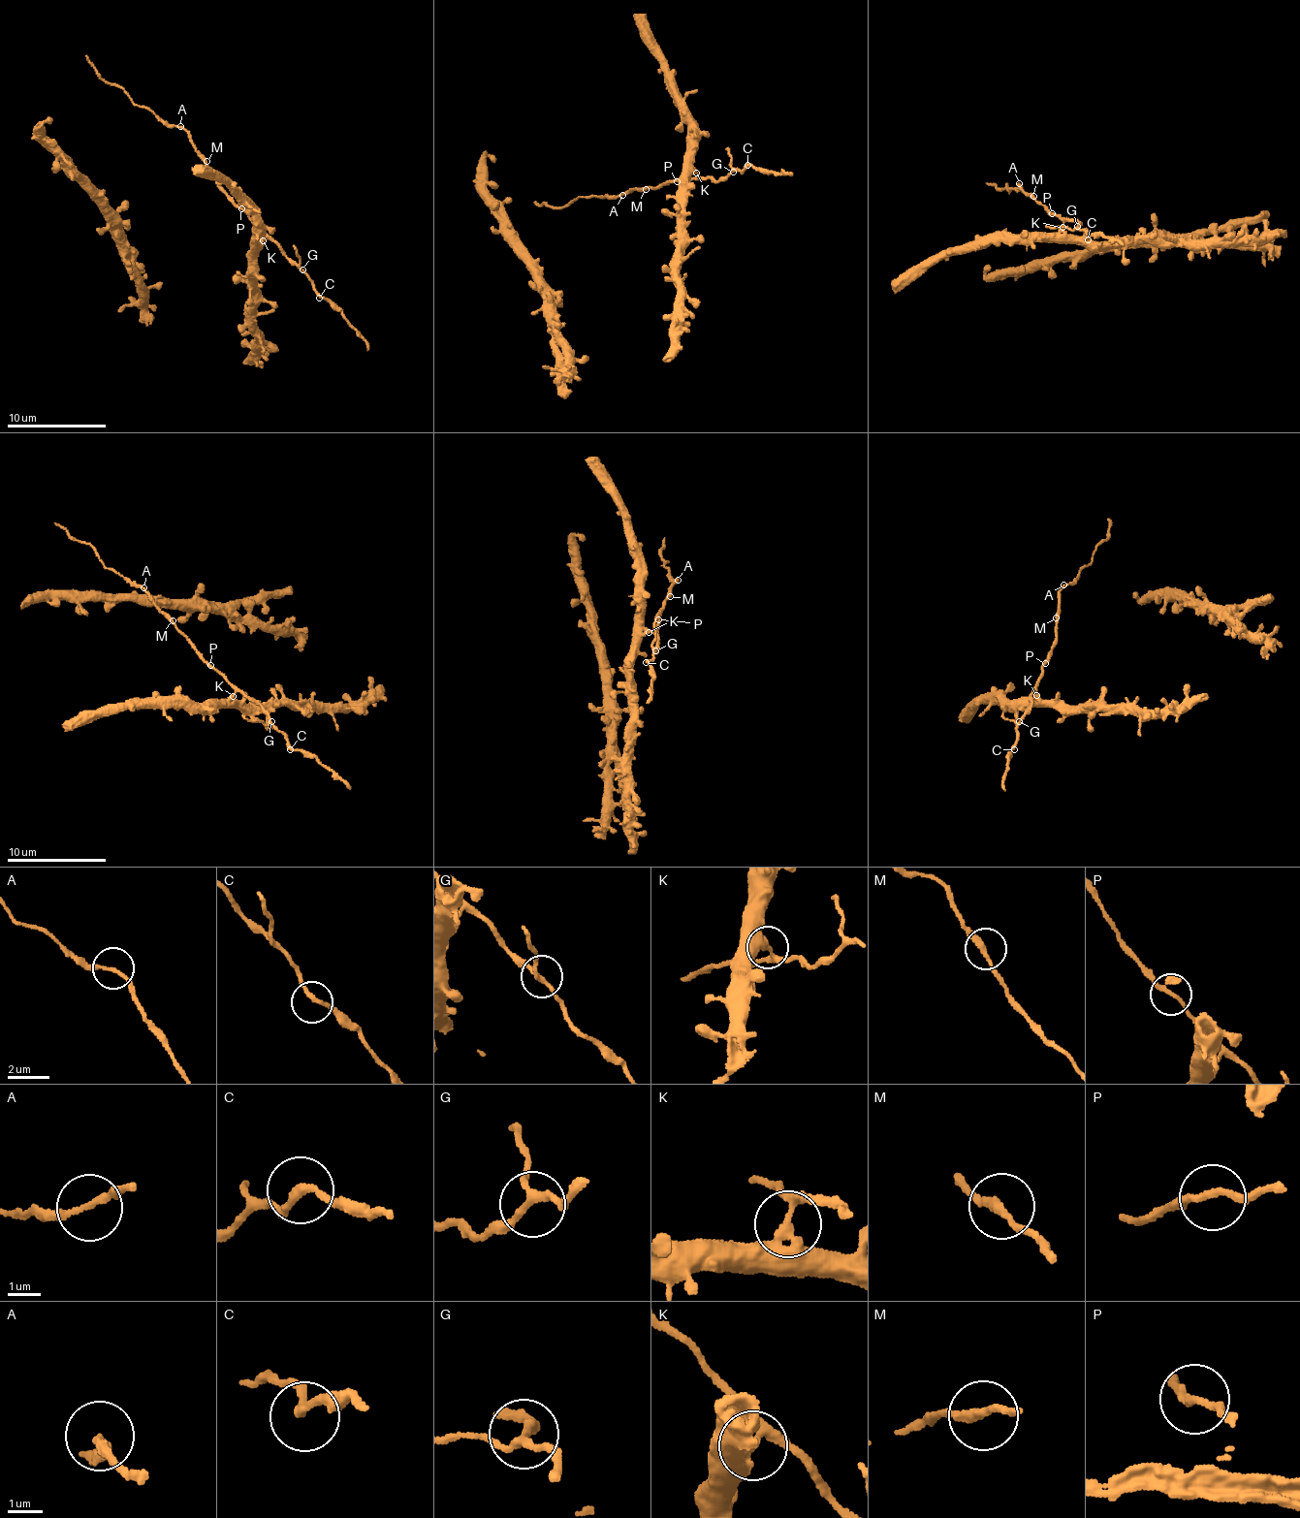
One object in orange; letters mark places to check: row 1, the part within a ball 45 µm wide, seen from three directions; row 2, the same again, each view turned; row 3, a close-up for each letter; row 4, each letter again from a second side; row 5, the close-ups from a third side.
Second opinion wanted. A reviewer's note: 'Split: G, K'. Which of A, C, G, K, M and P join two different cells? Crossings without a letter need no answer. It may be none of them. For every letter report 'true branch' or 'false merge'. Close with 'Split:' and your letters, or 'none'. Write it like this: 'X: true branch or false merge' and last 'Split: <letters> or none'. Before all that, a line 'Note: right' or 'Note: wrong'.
Note: wrong
A: true branch
C: true branch
G: true branch
K: false merge
M: true branch
P: true branch
Split: K

